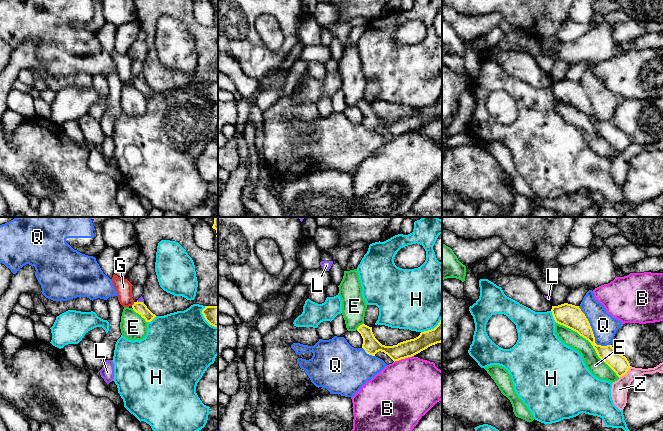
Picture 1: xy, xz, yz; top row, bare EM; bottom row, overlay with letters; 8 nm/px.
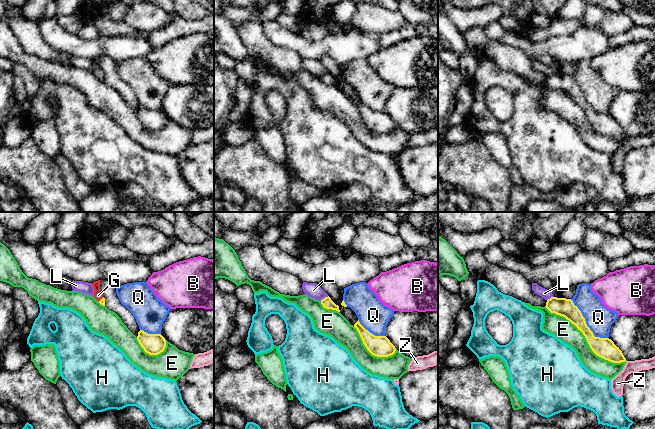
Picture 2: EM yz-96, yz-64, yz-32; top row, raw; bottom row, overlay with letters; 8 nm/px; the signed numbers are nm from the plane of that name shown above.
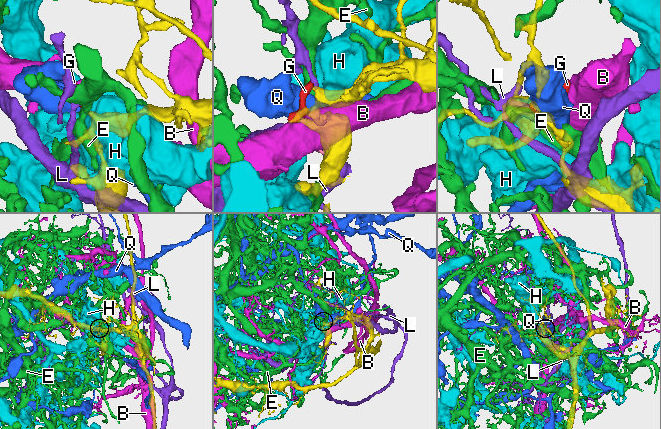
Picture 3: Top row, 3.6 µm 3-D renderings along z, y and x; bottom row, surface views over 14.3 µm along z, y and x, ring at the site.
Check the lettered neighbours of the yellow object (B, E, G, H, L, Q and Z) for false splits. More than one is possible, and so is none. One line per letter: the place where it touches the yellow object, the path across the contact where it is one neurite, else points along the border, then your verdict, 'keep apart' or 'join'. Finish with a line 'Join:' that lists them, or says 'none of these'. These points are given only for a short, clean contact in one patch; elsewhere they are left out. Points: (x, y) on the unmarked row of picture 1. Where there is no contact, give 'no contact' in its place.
B: contact xz (403, 134); keep apart
E: contact yz (590, 118); keep apart
G: contact xy (133, 80); way xy (139, 83), (133, 80), (124, 71), (123, 63); join
H: contact yz (553, 92); keep apart
L: contact xy (140, 78); keep apart
Q: contact yz (592, 108); keep apart
Z: contact yz (625, 149); border yz (631, 142), (619, 154); keep apart
Join: G

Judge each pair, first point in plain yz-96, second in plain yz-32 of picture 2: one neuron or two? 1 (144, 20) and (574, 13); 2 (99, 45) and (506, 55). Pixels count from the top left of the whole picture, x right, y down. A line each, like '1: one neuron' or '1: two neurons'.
1: two neurons
2: two neurons

